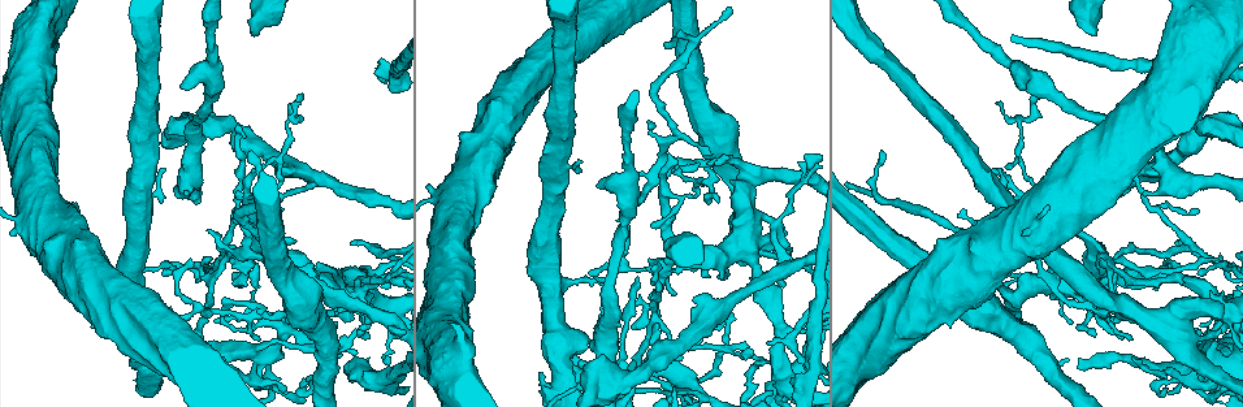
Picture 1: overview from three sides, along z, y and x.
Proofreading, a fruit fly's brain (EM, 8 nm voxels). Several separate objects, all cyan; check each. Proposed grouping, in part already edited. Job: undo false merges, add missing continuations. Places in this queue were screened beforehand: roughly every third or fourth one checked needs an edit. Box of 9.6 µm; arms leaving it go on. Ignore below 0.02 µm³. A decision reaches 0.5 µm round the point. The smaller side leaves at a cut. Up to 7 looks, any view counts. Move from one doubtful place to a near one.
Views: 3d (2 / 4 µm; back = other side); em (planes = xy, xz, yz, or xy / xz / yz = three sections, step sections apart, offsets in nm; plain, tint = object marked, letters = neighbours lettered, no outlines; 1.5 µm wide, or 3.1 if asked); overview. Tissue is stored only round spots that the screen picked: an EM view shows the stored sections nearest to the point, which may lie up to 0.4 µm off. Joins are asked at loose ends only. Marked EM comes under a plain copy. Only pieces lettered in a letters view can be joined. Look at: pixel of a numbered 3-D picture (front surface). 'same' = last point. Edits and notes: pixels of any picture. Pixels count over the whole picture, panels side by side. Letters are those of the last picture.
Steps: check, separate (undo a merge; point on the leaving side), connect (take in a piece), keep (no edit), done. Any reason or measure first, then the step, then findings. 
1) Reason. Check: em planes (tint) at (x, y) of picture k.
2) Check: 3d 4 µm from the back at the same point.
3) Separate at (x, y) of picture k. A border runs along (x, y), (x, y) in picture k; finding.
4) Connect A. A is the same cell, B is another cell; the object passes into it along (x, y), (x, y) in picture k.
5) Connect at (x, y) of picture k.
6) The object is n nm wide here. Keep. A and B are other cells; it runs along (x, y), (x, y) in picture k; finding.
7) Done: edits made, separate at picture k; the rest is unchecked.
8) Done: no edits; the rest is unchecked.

An open end. Check: em yz step 4 (tint) at (1203, 134) of picture 1.

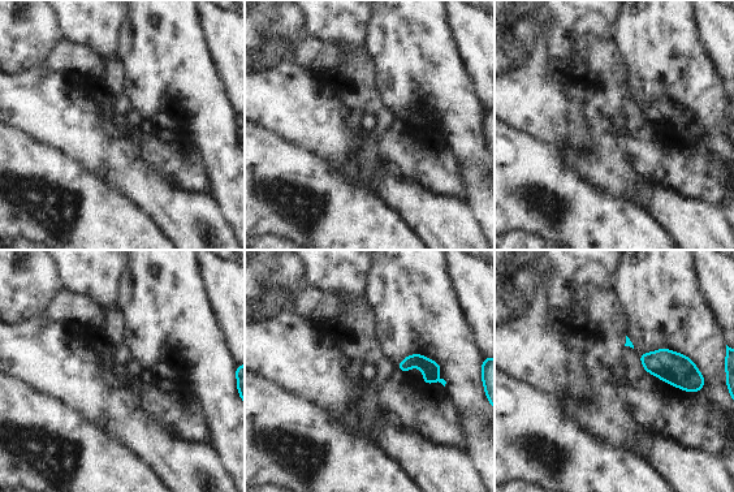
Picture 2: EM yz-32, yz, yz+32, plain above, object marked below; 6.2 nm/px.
Check: em xz step 4 (letters) at the same point.

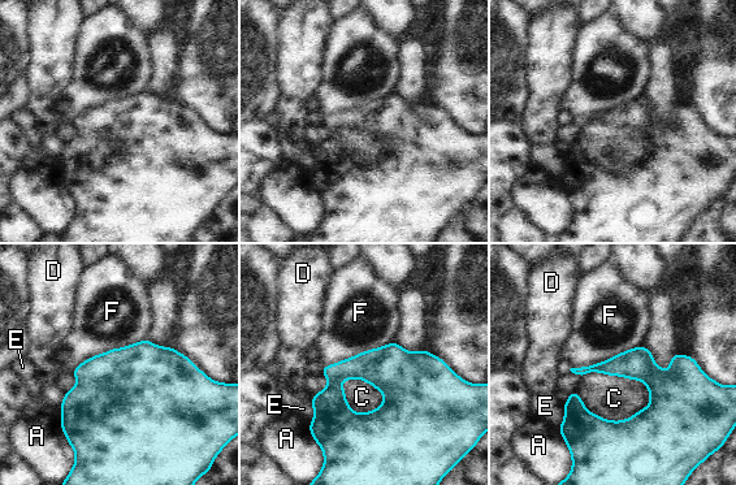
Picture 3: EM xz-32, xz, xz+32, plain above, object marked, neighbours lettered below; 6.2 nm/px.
Keep. A, C, D, E and F are other cells; it runs along (692, 375), (636, 431), (563, 427) in picture 3; no lettered piece goes on from it.

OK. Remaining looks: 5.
An open end. Check: em planes (tint) at (303, 95) of picture 1.

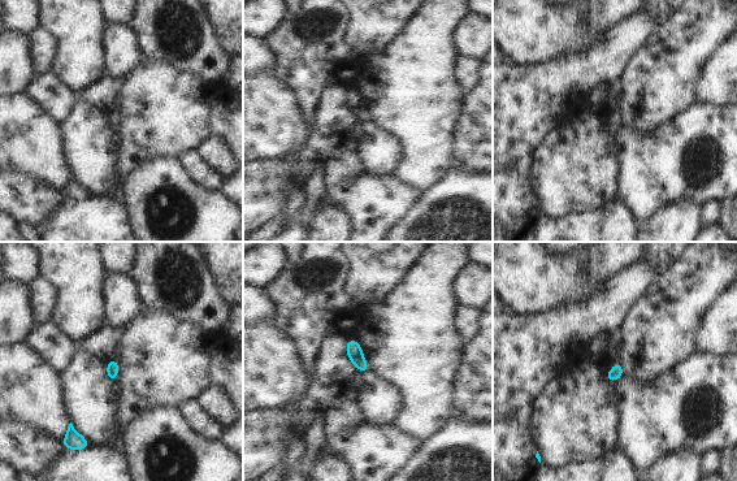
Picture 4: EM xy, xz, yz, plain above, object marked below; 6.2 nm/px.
Check: em planes (letters) at the same point.

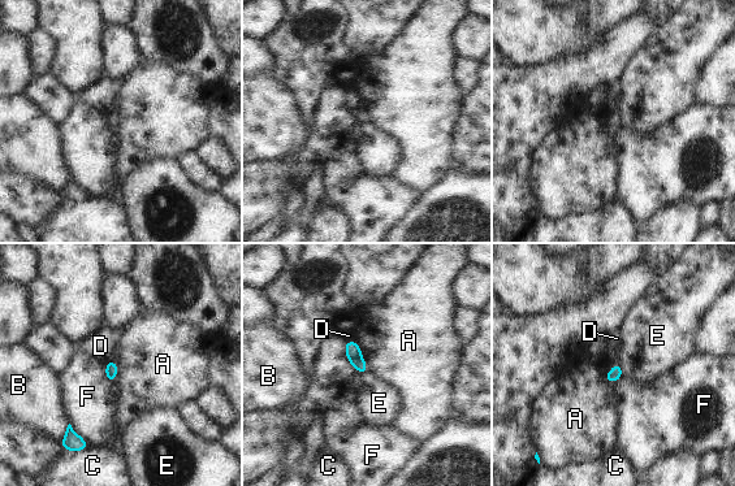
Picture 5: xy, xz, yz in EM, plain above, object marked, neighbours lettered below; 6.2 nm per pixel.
The longest contact is with F, 220 nm. Keep. A, B, C, D, E and F are other cells; no lettered piece goes on from it.

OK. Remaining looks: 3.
Branch stops here. Check: 3d 2 µm at (1095, 35) of picture 1.

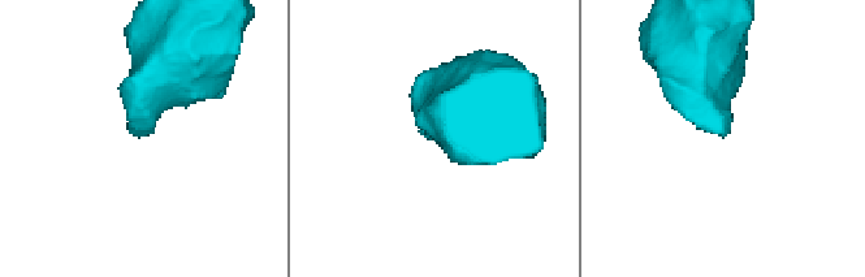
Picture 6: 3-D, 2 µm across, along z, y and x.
Check: em xy step 8 (letters) at (141, 136) of picture 6.

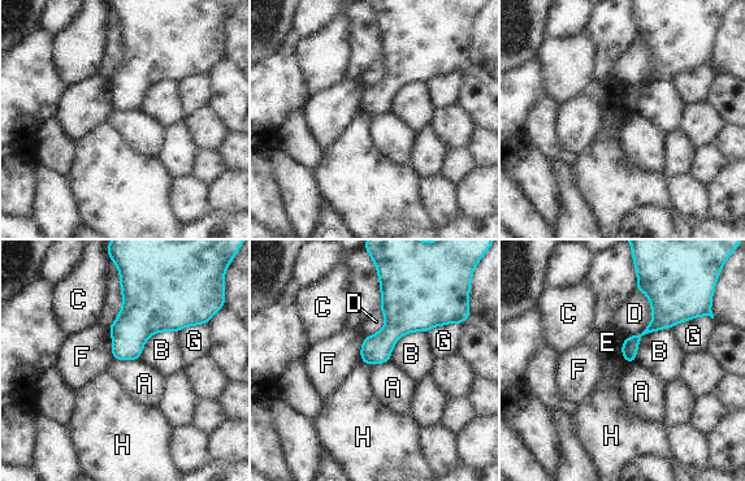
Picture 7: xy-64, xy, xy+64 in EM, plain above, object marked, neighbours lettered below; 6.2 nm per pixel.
Keep. A, B, C, D, E, F, G and H are other cells; a border runs along (139, 356), (131, 360), (113, 359) in picture 7; none of them fits.

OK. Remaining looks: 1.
Done: no edits; the rest is unchecked.

